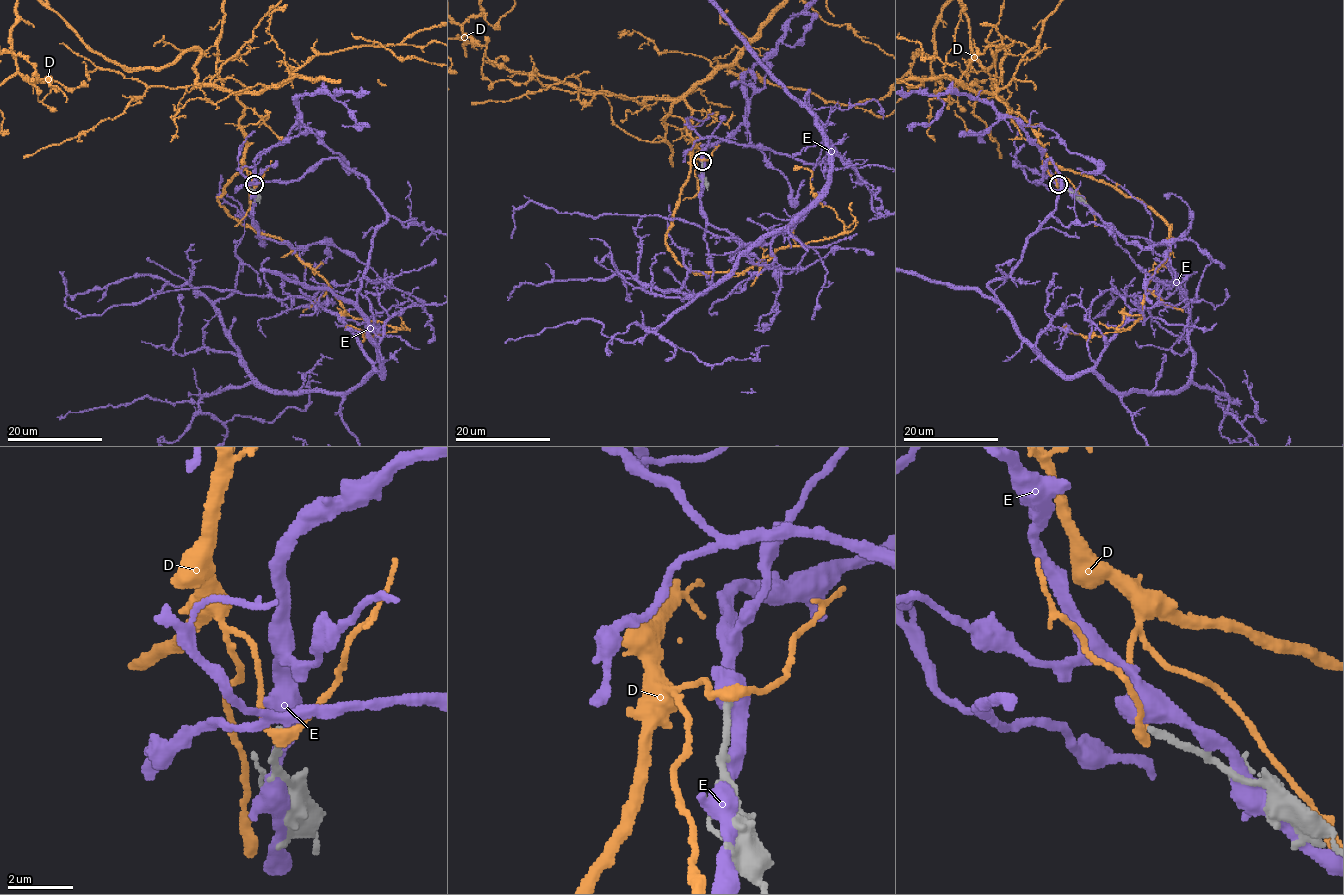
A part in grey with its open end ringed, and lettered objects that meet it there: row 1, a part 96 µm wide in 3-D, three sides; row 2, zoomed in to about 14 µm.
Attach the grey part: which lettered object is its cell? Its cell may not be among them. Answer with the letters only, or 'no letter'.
no letter

